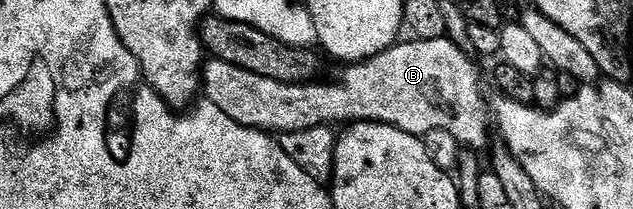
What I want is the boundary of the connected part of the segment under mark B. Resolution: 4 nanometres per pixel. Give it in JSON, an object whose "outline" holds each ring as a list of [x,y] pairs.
{"outline":[[[446,37],[433,41],[412,38],[411,43],[403,42],[396,42],[394,47],[372,59],[344,66],[343,76],[336,83],[282,83],[269,77],[257,77],[257,73],[249,73],[249,69],[237,69],[237,65],[229,65],[229,61],[208,58],[203,65],[201,91],[206,102],[217,105],[217,109],[233,117],[233,121],[268,133],[304,131],[335,123],[384,123],[420,137],[428,137],[434,131],[448,131],[467,149],[485,146],[487,134],[491,131],[491,111],[483,96],[483,83],[474,63],[476,60]]]}

